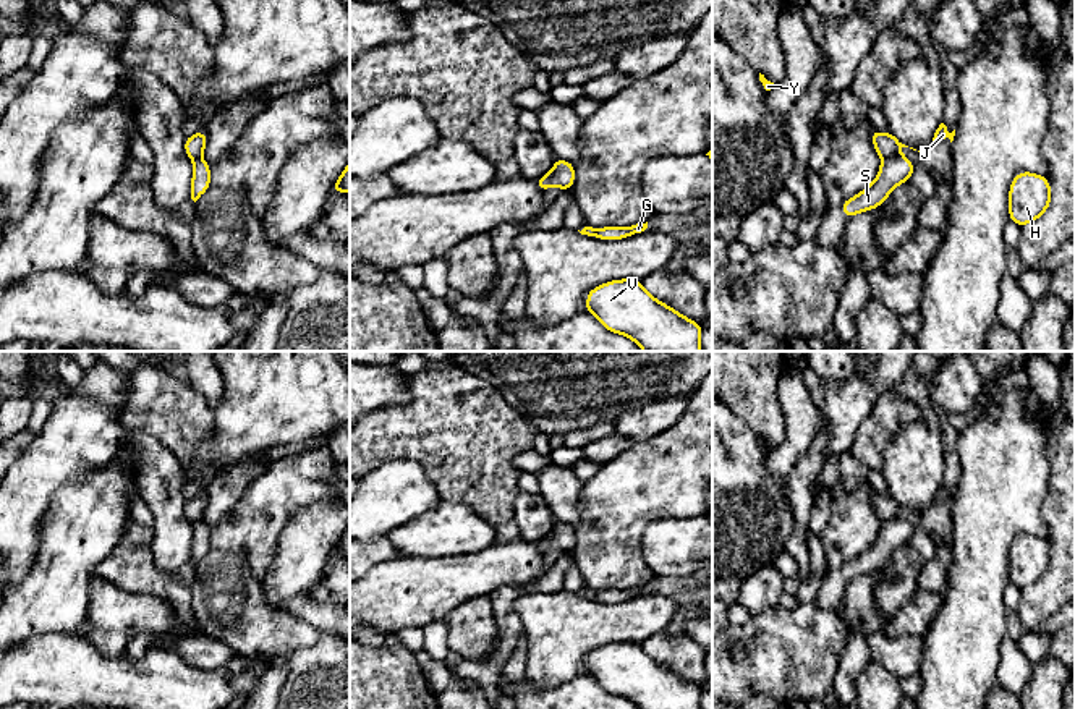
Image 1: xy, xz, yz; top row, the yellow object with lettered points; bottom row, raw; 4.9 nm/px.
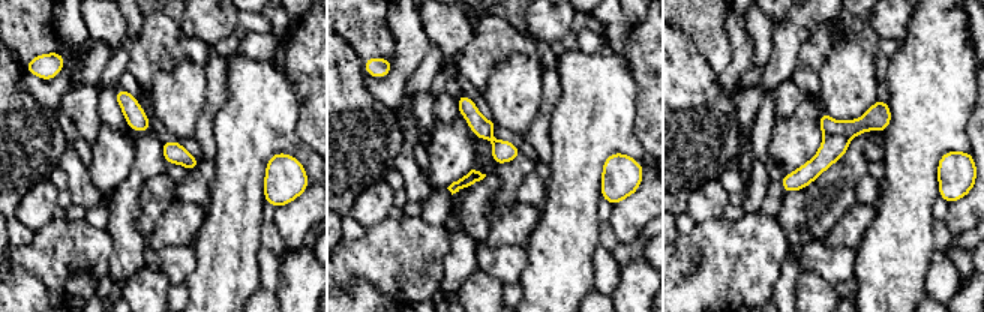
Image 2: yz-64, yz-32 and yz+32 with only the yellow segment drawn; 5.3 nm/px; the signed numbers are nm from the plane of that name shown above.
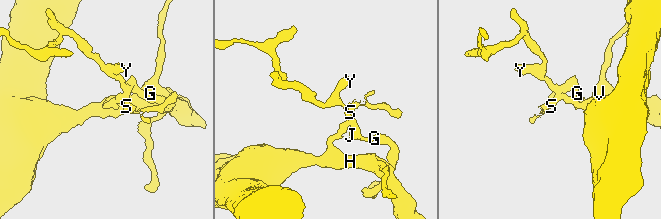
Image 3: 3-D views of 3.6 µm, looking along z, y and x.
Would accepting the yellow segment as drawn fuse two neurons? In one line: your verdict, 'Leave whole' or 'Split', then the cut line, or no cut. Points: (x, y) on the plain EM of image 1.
Split. Split along yz (896, 515), (883, 523)

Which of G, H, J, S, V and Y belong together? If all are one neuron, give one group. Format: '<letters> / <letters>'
G J Y / H S V

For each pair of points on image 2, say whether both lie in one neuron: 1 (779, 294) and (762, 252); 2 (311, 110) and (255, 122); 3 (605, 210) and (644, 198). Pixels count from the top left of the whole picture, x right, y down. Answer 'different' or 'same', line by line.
1: different
2: different
3: different

